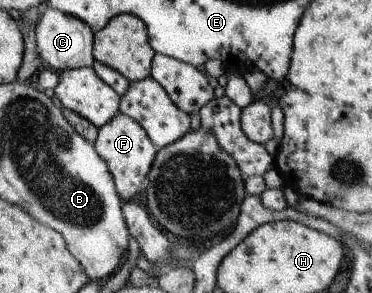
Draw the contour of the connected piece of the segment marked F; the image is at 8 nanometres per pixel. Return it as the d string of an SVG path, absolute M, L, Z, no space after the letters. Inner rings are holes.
M119 112L98 129L92 146L97 155L105 161L115 191L123 202L131 199L135 193L145 188L146 175L153 163L157 149L146 136L145 130L136 121Z

